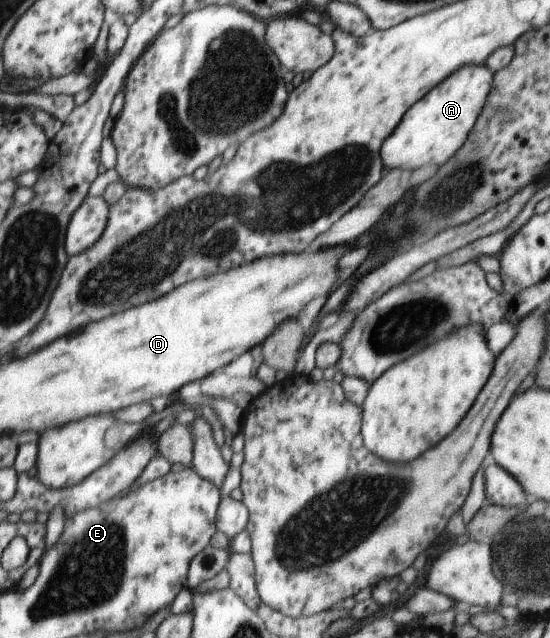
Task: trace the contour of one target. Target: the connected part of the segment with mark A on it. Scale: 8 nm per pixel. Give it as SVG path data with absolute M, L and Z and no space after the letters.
M485 65L463 67L463 71L455 71L449 78L439 83L431 95L425 95L403 115L403 123L389 135L387 143L383 143L383 165L387 169L403 169L413 172L420 167L434 164L442 165L463 145L473 123L479 117L487 91L491 89L494 73Z

